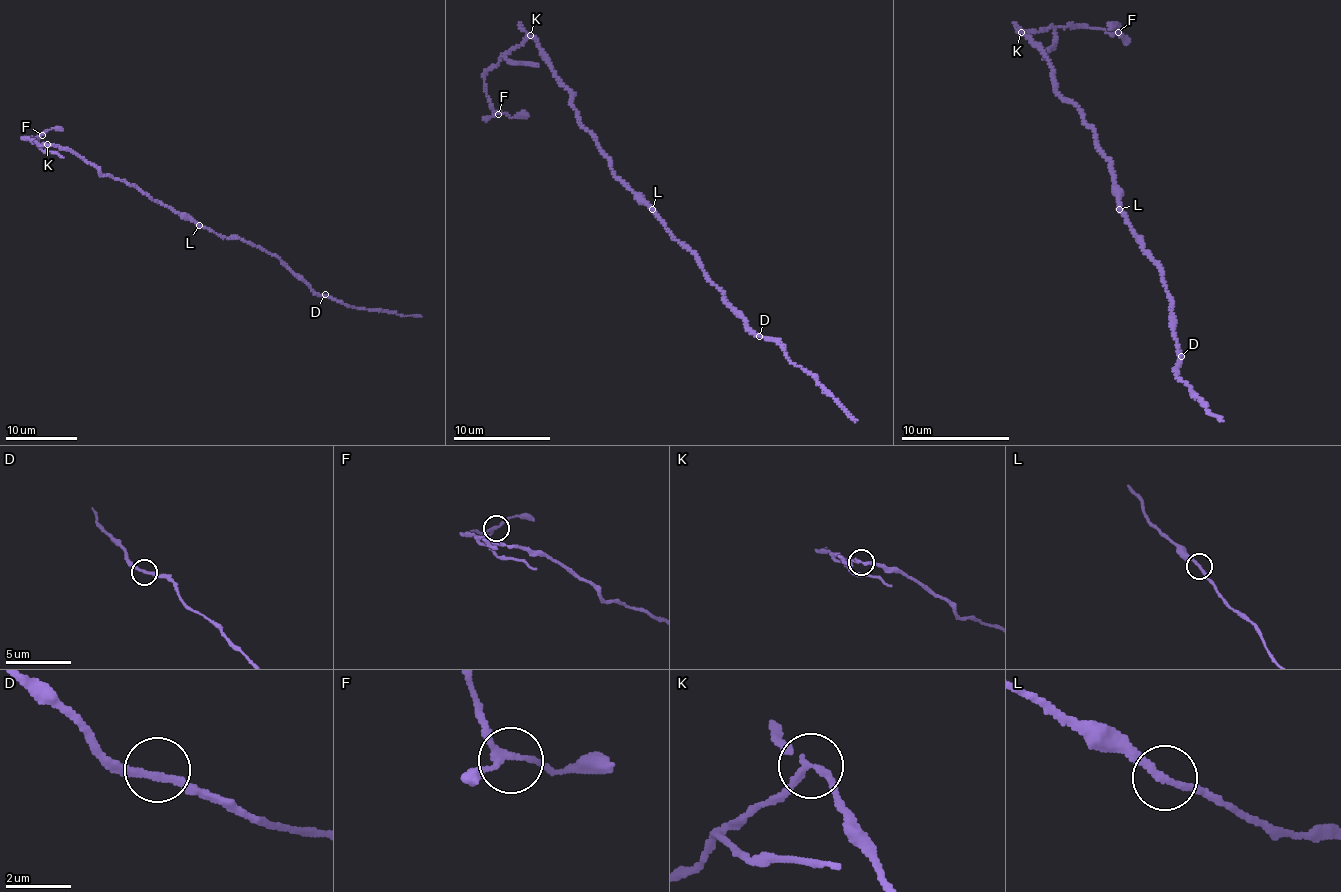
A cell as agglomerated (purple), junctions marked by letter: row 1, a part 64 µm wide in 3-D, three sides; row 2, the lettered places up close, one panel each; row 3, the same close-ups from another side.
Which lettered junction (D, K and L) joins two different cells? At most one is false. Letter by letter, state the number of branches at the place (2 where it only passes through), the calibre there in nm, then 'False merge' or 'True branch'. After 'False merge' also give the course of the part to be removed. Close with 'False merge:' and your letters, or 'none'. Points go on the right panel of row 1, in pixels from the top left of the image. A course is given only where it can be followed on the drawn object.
D: Branches: 2. Thickness 240 nm. True branch
K: Branches: 3. Thickness 190 nm. False merge. Course of the part to remove: (1021, 31), (1084, 27), (1113, 33), (1119, 24), (1108, 29)
L: Branches: 2. Thickness 220 nm. True branch
False merge: K

